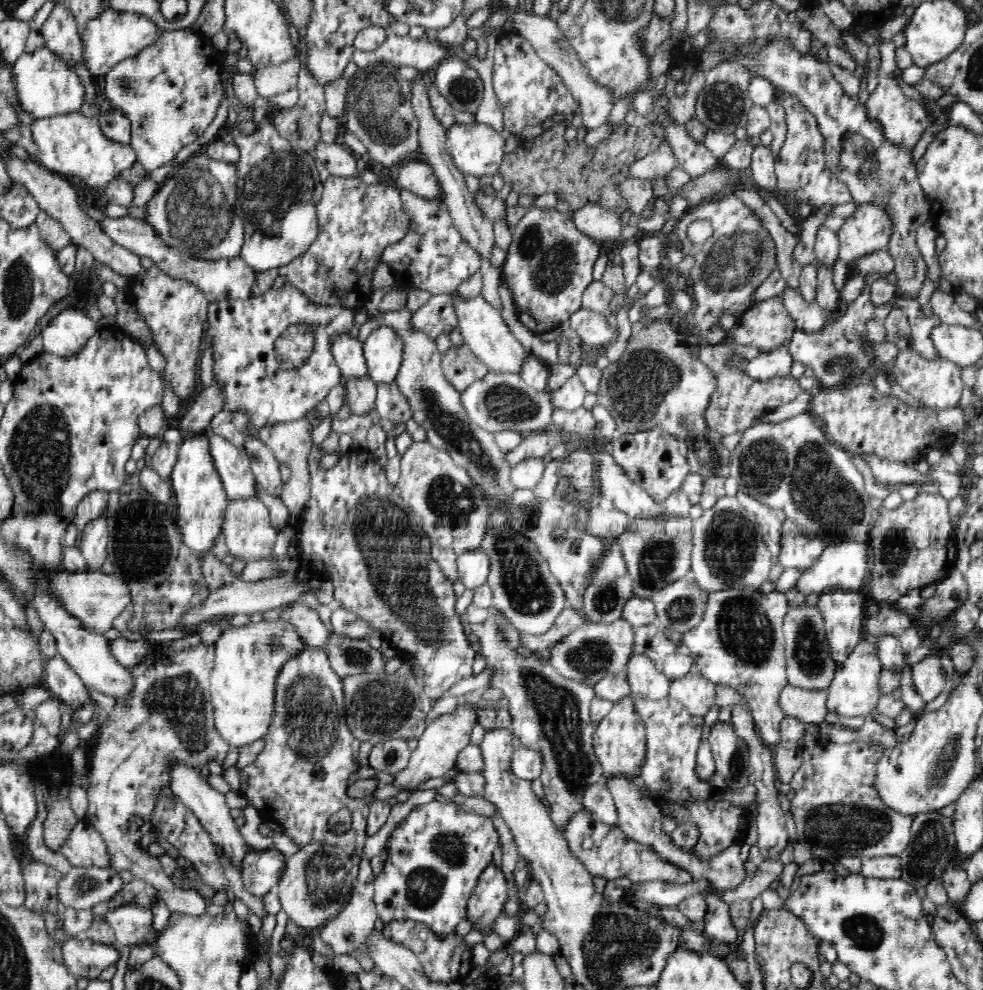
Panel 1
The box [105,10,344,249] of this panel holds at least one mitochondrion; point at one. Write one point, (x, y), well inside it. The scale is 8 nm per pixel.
(277, 185)

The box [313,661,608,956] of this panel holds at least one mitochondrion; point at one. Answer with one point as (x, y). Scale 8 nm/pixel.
(449, 850)

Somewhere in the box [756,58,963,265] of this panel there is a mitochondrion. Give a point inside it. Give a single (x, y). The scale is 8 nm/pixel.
(857, 154)

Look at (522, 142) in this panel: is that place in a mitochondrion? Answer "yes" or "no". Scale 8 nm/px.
no

